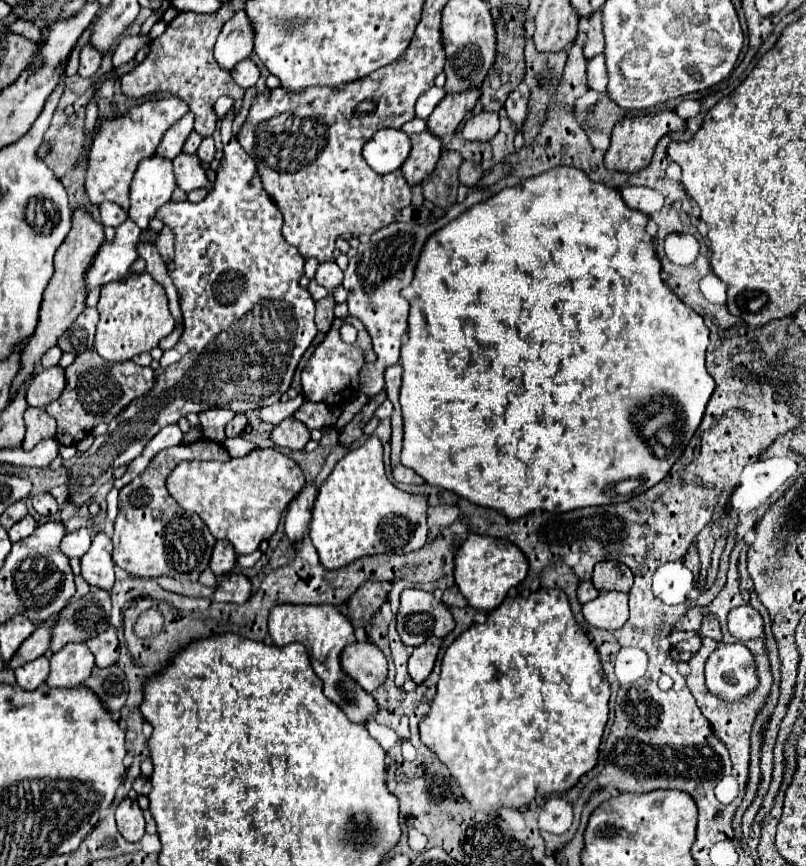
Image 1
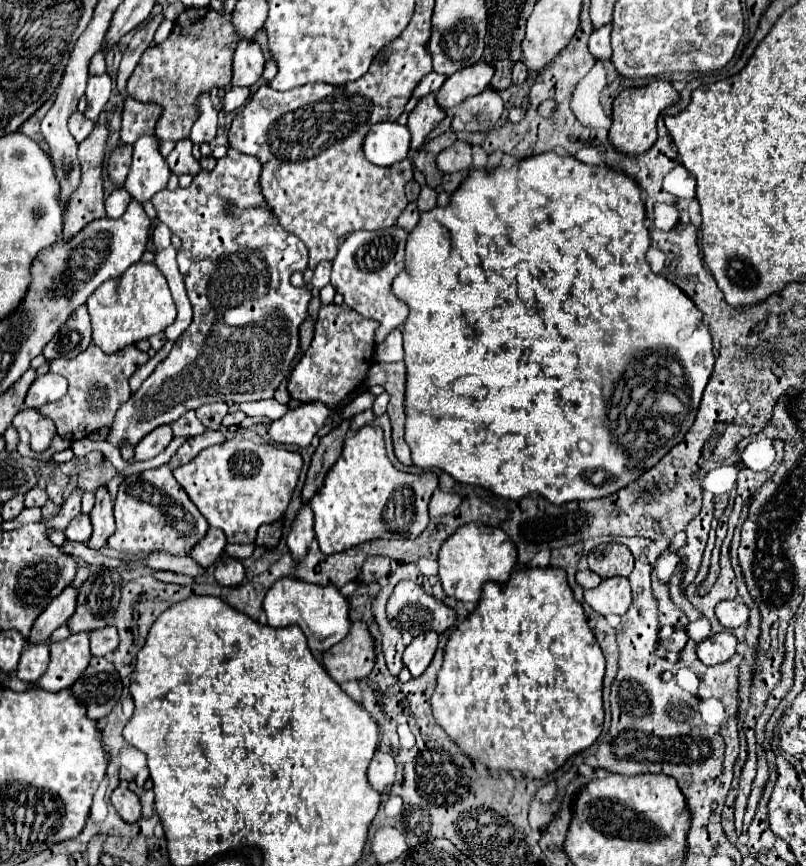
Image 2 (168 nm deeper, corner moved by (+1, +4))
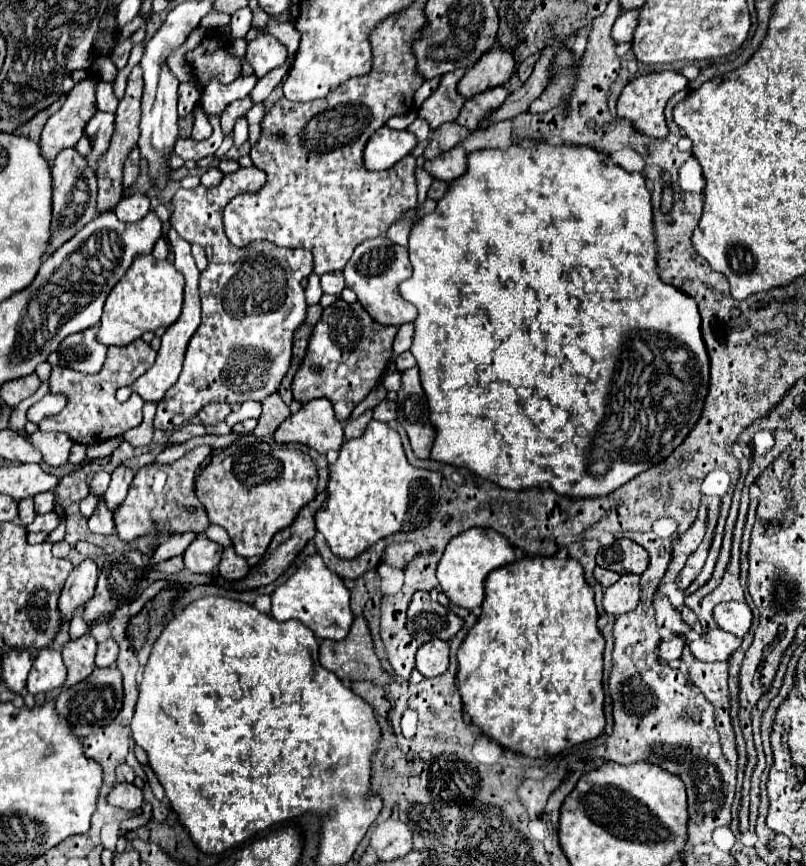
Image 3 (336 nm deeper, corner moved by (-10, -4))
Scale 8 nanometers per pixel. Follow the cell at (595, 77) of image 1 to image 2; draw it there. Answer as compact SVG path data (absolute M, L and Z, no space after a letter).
M612 24L600 26L592 32L590 36L590 52L594 54L596 60L606 60L612 56L612 44L610 44L610 32L612 32Z

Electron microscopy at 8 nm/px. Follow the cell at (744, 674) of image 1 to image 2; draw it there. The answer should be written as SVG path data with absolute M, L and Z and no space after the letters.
M724 630L724 632L712 634L706 640L698 642L696 654L704 664L714 666L714 664L720 664L720 662L726 662L728 658L732 658L736 652L736 644L738 644L738 640L732 636L732 632Z

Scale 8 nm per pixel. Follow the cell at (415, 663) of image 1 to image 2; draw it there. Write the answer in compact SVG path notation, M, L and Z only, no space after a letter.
M426 632L414 638L406 650L404 650L404 666L410 670L410 674L416 678L420 676L428 664L432 662L432 656L438 646L438 634L436 632Z

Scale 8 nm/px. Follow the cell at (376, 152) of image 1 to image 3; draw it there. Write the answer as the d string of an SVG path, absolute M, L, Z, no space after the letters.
M383 126L371 136L371 140L365 146L365 154L363 154L365 168L387 170L405 156L409 156L411 152L415 158L418 158L423 155L428 143L429 140L425 140L417 145L415 134L411 134L409 130L391 130Z

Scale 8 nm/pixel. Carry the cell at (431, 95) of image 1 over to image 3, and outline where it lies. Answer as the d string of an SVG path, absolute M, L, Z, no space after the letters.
M413 110L413 112L405 114L405 116L393 116L393 118L389 118L387 126L389 126L389 128L407 128L415 118L417 118L417 112Z

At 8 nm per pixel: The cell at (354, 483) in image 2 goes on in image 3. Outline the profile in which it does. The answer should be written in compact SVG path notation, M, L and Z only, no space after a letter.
M371 420L361 438L347 440L329 470L329 498L315 522L331 552L339 558L355 558L401 528L403 532L425 528L437 514L441 474L413 468L405 458L399 434L383 422Z

